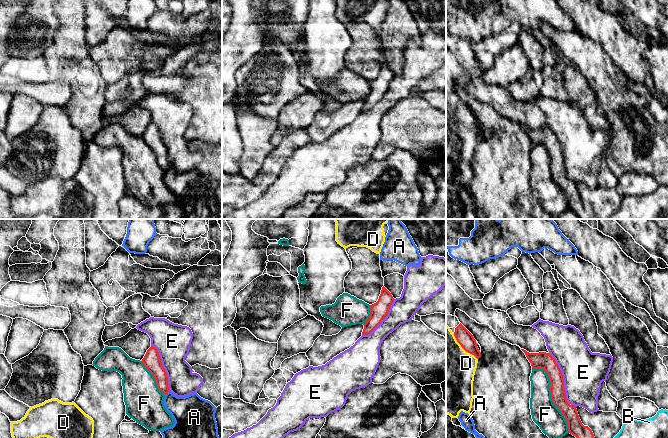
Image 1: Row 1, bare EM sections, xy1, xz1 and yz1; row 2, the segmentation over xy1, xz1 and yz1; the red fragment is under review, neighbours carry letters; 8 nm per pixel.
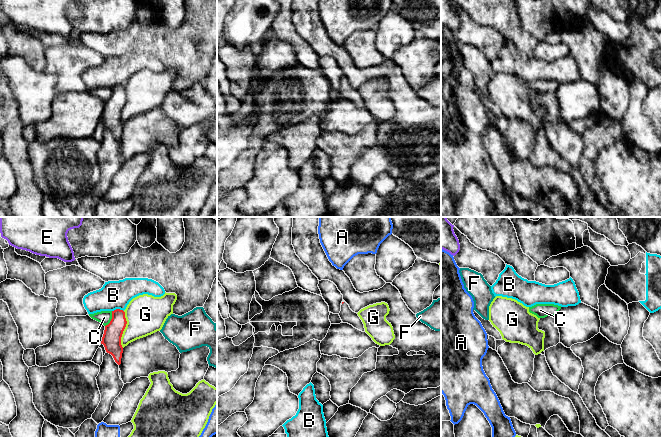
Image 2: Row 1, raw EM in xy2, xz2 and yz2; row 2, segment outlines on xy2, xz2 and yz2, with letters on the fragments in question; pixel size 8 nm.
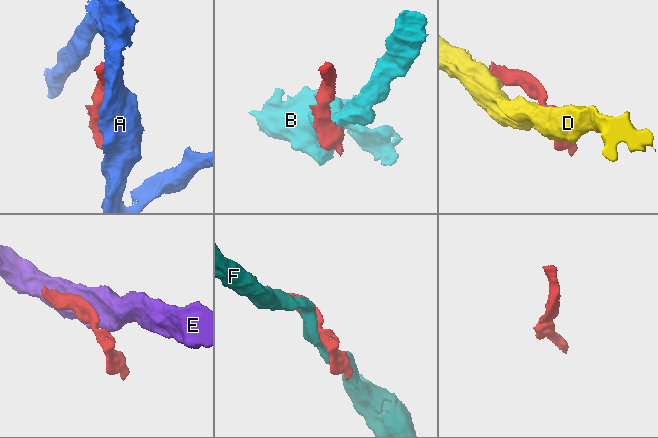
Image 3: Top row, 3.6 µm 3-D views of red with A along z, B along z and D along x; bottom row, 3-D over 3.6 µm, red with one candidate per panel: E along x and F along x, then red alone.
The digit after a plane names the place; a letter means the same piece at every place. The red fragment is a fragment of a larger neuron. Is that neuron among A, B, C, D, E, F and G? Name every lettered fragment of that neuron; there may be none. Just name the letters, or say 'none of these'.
none of these

